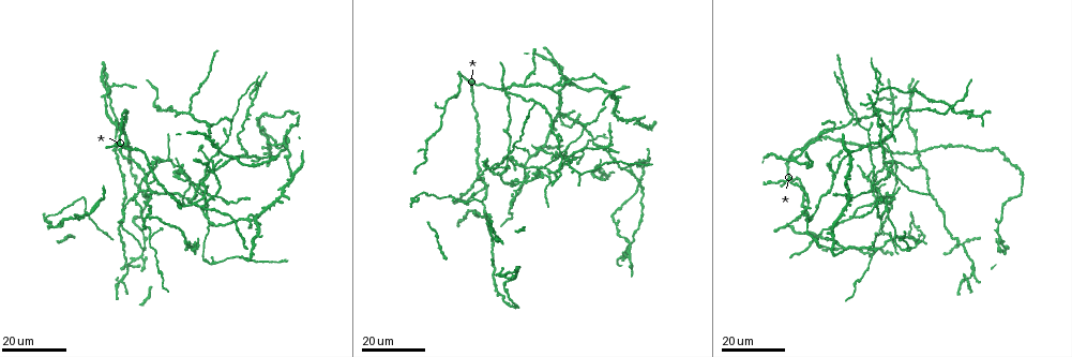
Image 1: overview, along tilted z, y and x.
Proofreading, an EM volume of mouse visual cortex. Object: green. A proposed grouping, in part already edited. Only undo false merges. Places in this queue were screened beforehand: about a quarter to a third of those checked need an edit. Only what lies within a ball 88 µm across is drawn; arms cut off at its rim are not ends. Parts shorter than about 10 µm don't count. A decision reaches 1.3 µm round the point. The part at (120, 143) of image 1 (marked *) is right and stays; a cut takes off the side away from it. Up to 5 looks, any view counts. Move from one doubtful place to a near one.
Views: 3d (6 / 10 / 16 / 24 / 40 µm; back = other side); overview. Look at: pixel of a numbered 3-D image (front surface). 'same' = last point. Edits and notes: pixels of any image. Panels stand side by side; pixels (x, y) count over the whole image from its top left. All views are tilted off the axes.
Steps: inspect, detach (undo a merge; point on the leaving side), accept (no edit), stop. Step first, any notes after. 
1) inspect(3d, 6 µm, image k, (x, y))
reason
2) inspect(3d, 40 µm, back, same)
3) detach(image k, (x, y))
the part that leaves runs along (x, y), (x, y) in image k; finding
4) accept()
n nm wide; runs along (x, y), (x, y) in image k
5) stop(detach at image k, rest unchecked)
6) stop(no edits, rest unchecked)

inspect(3d, 16 µm, image 1, (523, 87))

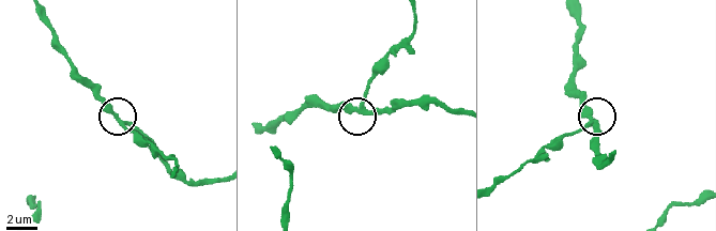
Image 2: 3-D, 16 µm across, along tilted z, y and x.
inspect(3d, 10 µm, image 2, (363, 109))
closer look

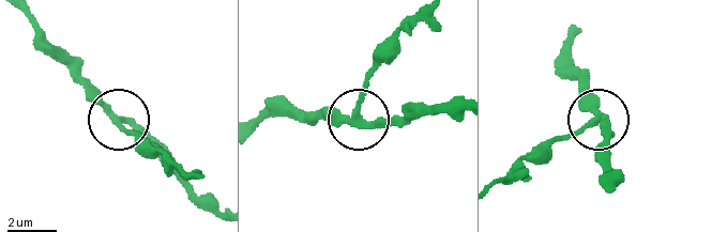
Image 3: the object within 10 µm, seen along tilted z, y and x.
accept()
250 nm wide; runs along (30, 22), (121, 118), (137, 151) in image 3; all the same neuron

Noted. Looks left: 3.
inspect(3d, 16 µm, image 1, (876, 70))

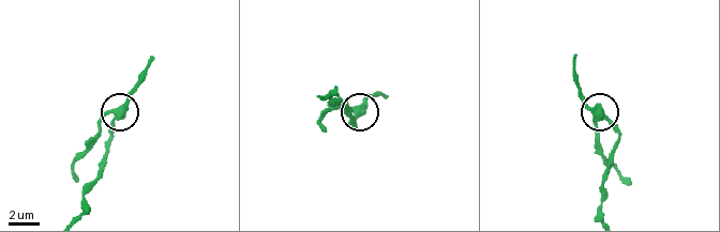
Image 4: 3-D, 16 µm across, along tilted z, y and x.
inspect(3d, 10 µm, image 4, (114, 112))
zoom in

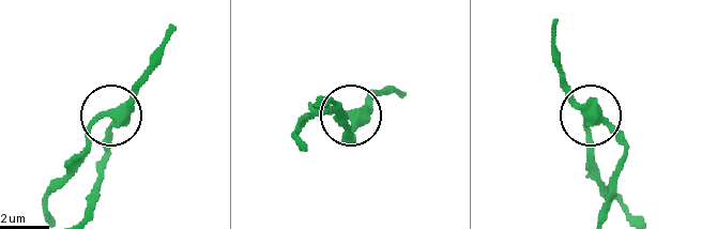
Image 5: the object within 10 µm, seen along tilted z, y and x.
inspect(3d, 10 µm, back, image 5, (111, 116))

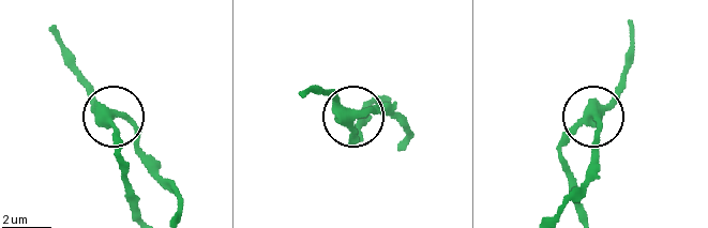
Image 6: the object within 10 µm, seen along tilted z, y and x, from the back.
accept()
360 nm wide; runs along (139, 216), (114, 120), (131, 123), (159, 163) in image 6; one neuron here

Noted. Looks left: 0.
stop(no edits, rest unchecked)

